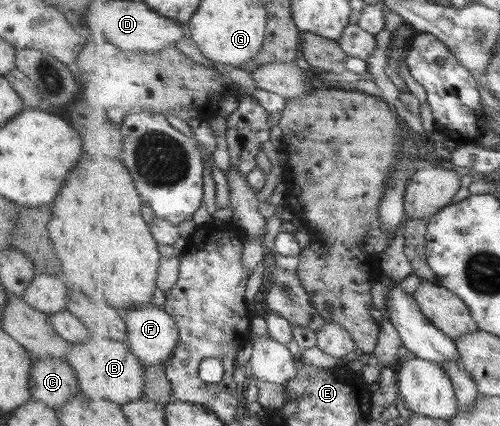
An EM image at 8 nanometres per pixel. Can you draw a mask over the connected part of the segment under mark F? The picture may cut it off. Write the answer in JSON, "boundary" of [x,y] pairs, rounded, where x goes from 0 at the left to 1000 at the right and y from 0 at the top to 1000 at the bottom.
{"boundary":[[[302,711],[246,735],[256,765],[254,803],[266,829],[280,840],[290,864],[310,857],[330,862],[362,793],[348,744],[332,735],[324,718]]]}

